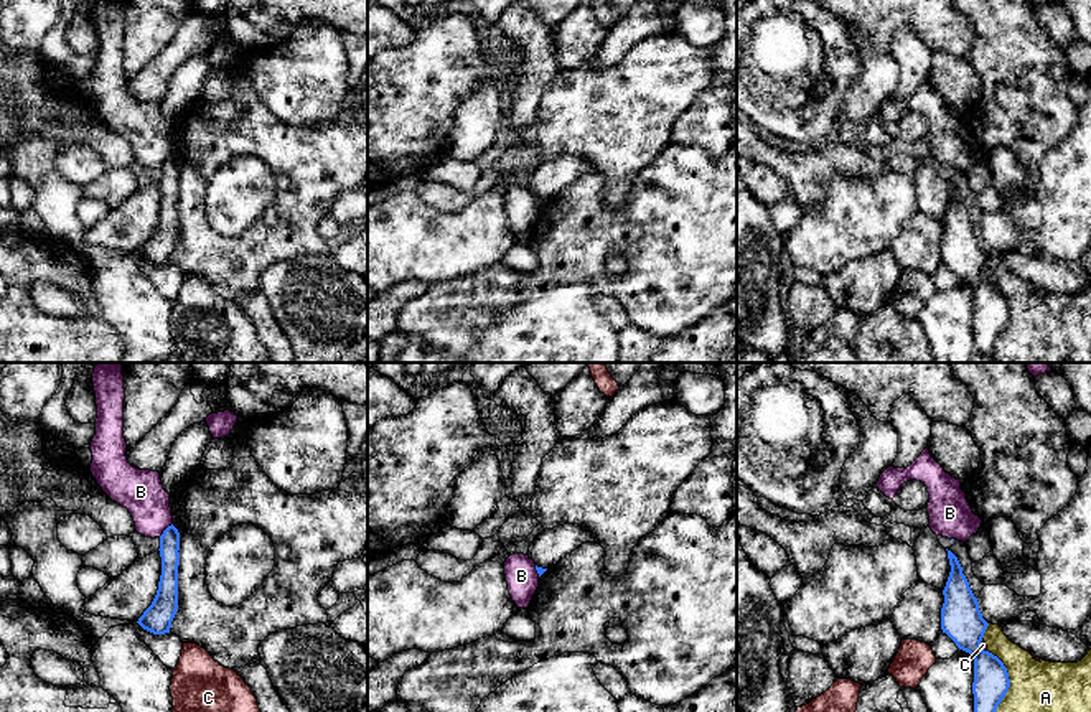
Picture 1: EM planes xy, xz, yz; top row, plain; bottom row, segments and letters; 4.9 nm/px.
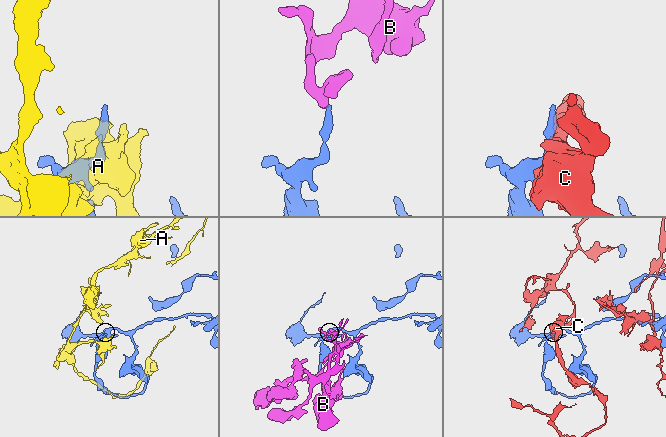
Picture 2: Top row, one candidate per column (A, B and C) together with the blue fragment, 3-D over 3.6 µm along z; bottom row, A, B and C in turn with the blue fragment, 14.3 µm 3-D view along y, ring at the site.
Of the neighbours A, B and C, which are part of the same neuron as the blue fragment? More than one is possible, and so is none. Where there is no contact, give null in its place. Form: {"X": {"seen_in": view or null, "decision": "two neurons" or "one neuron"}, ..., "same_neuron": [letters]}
{"A": {"seen_in": "yz", "decision": "two neurons"}, "B": {"seen_in": "xy", "decision": "two neurons"}, "C": {"seen_in": "yz", "decision": "two neurons"}, "same_neuron": []}

